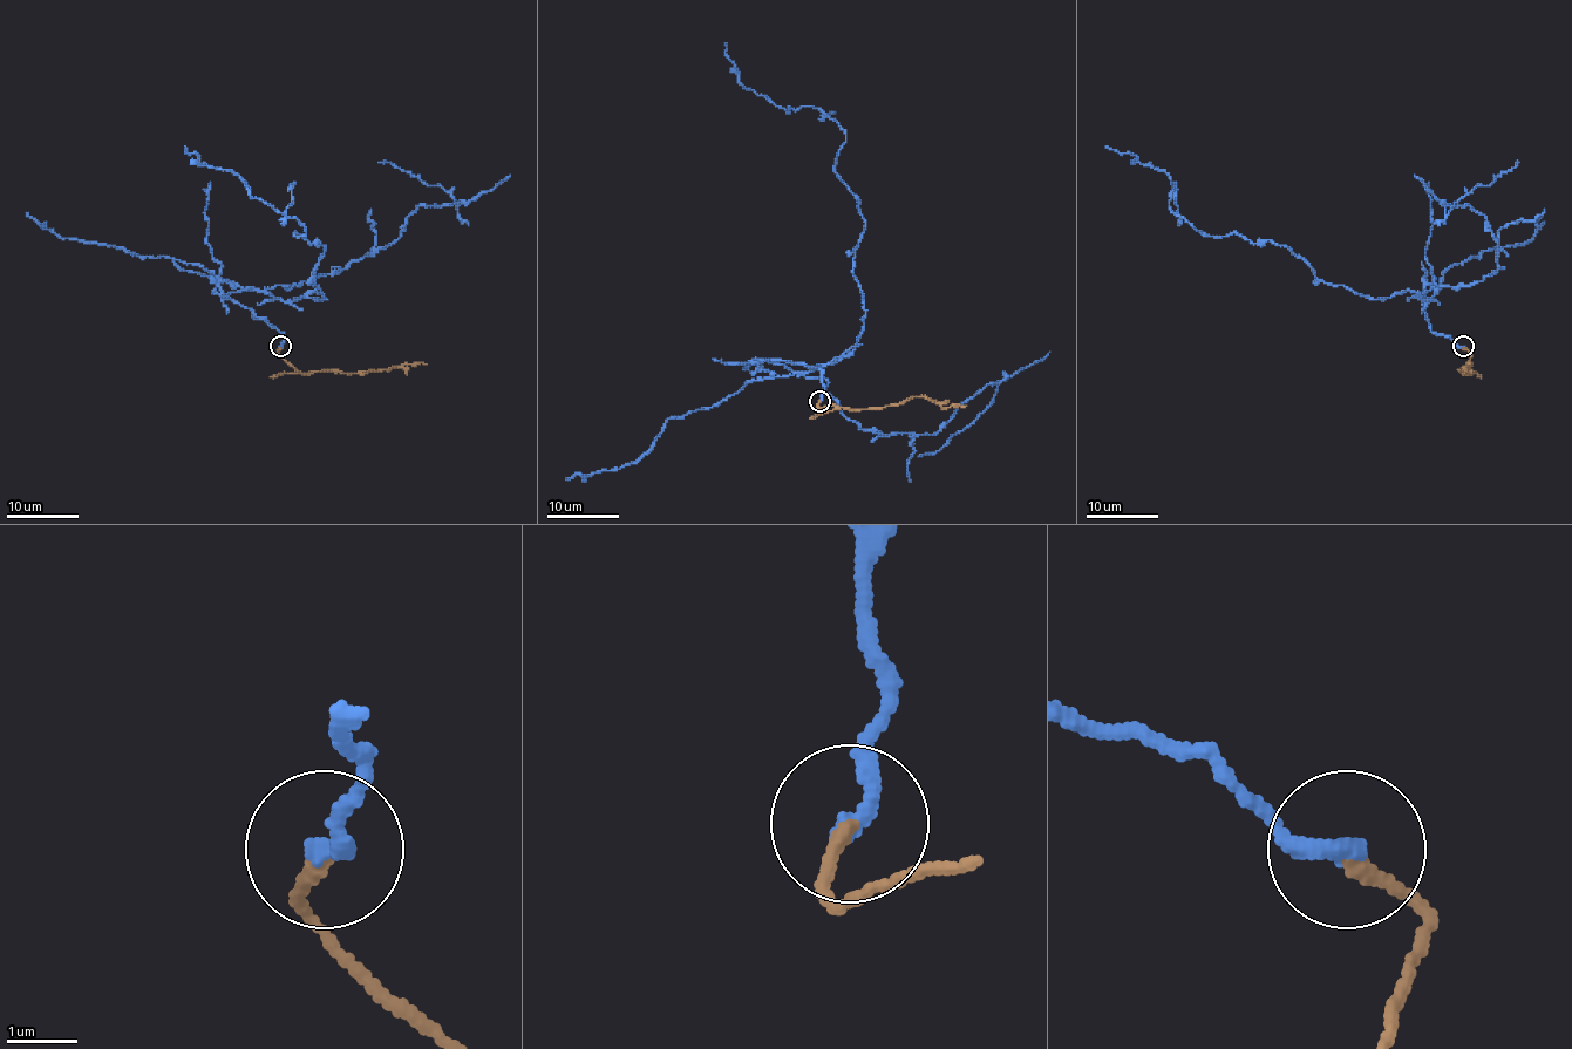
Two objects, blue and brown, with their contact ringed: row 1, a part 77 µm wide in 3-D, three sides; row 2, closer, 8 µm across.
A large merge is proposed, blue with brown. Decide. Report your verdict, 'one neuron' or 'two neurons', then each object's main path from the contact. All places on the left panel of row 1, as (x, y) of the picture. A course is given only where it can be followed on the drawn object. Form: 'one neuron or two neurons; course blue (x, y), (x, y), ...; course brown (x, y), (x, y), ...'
two neurons; course blue (280, 346), (229, 295), (326, 299), (313, 281), (326, 246), (185, 145); course brown (280, 348), (279, 353), (303, 373), (381, 372), (403, 363), (427, 363)

